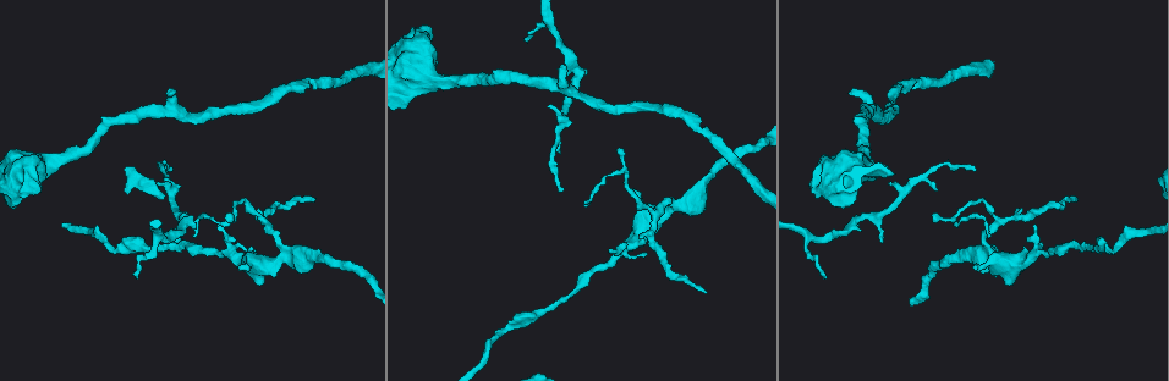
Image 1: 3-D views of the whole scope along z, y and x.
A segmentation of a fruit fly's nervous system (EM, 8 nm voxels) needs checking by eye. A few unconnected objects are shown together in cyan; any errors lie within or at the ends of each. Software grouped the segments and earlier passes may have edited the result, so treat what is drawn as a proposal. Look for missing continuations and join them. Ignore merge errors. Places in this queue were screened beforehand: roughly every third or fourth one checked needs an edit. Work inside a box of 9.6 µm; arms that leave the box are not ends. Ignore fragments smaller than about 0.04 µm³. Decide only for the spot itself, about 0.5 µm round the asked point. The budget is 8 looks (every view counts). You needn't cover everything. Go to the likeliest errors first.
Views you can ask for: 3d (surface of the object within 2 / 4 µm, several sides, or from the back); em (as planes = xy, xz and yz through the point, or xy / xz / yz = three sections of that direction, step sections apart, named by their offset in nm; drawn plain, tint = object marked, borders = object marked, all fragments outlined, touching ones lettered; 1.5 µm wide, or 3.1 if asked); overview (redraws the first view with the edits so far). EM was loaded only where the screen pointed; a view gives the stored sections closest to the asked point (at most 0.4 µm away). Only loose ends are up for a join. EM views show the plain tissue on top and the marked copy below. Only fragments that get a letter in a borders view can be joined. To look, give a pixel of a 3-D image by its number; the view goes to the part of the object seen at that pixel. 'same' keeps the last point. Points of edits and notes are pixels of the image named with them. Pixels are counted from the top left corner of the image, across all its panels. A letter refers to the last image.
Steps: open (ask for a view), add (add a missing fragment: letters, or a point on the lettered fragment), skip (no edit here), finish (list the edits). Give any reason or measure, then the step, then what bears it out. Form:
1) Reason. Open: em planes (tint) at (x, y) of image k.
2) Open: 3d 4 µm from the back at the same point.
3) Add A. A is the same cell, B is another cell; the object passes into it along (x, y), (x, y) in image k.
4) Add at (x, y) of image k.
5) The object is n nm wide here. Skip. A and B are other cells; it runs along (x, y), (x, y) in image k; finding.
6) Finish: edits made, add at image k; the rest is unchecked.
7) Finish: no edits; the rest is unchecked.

Tapers out. Open: em yz step 8 (tint) at (135, 277) of image 1.

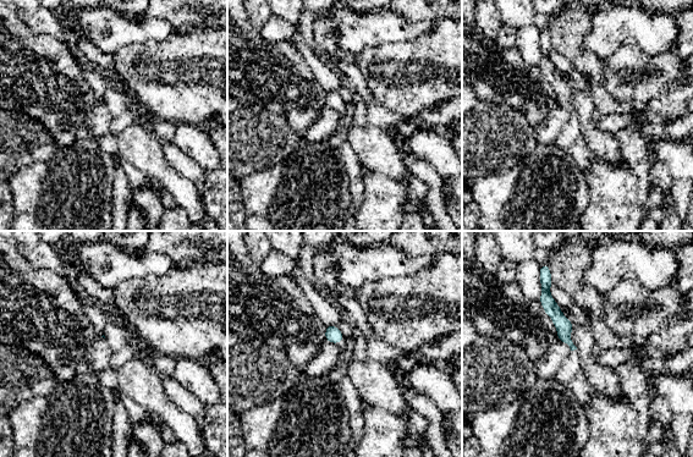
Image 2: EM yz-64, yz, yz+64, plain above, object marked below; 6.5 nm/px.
Open: em yz step 8 (borders) at the same point.

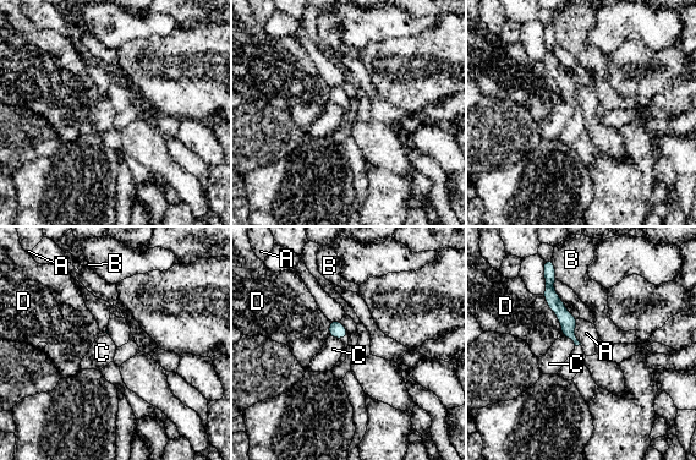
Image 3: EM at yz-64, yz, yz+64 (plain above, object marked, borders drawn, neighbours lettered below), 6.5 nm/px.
The longest contact is with D, 300 nm. Skip. A, B, C and D are other cells; no lettered fragment goes on from it.

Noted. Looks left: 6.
End of a long branch. Open: 3d 2 µm at (704, 291) of image 1.

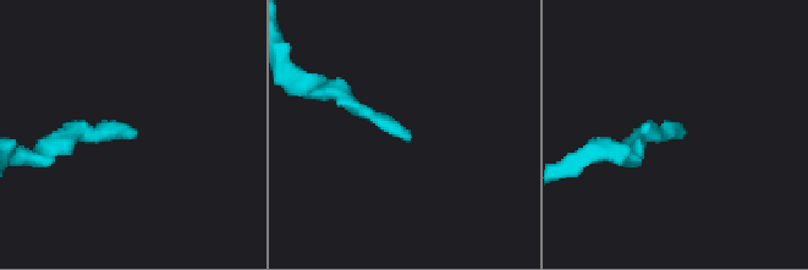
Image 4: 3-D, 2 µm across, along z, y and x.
Shape alone is not enough. Open: em yz step 8 (tint) at (134, 134) of image 4.

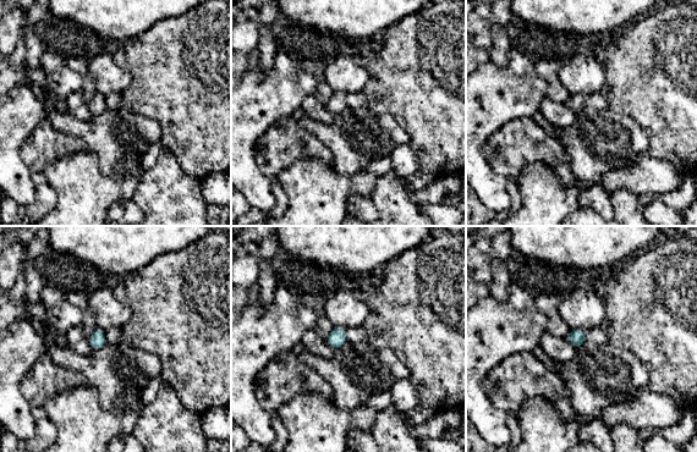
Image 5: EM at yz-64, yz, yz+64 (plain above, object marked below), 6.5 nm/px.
Another direction. Open: em xy step 4 (borders) at the same point.

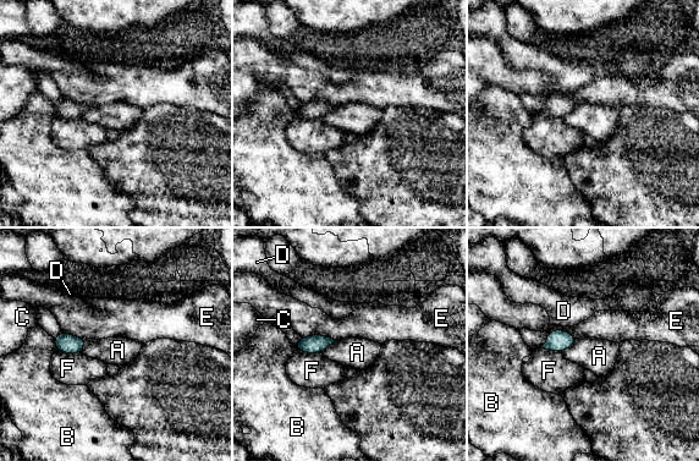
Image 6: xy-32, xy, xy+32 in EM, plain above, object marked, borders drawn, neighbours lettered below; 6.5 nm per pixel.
Skip. A, B, C, D, E and F are other cells; none of them fits.

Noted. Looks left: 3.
Branch stops here. Open: 3d 4 µm at (563, 63) of image 1.

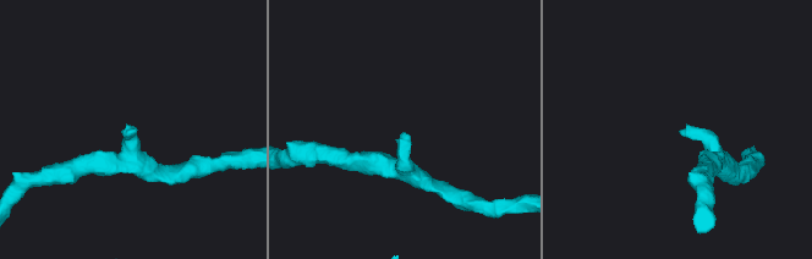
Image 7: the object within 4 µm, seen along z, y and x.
Now the EM. Open: em xy step 8 (borders) at (405, 134) of image 7.

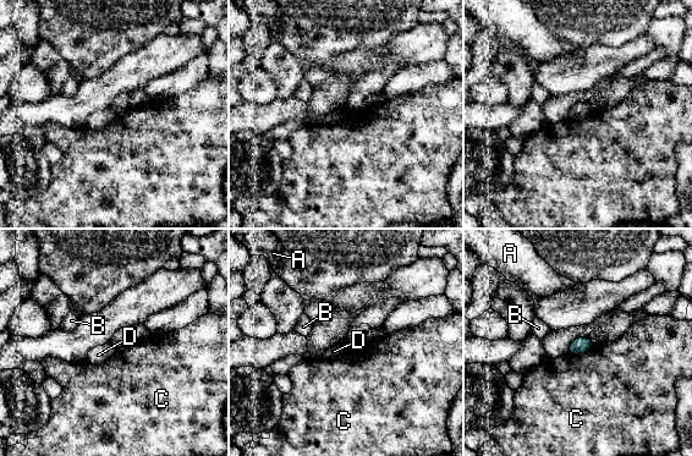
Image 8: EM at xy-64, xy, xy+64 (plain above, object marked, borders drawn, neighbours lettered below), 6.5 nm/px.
Open: em planes (borders) at the same point.

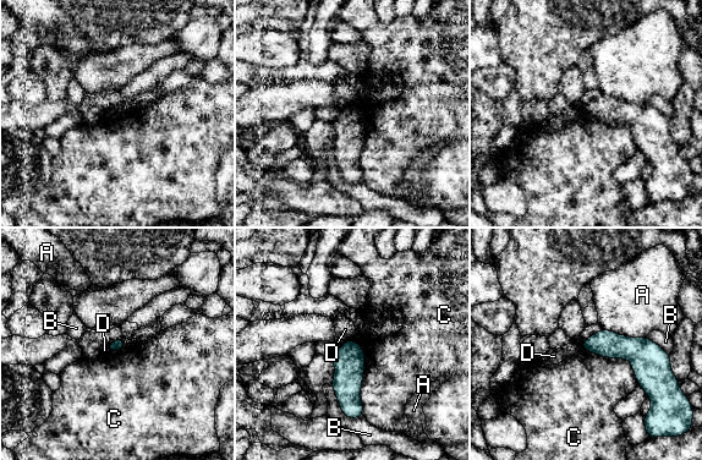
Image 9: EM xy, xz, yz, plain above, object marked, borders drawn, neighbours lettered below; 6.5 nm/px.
Skip. A, B, C and D are other cells; a border runs along (352, 339), (363, 351), (365, 415) in image 9; none of them fits.

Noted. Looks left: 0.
Finish: no edits; the rest is unchecked.

